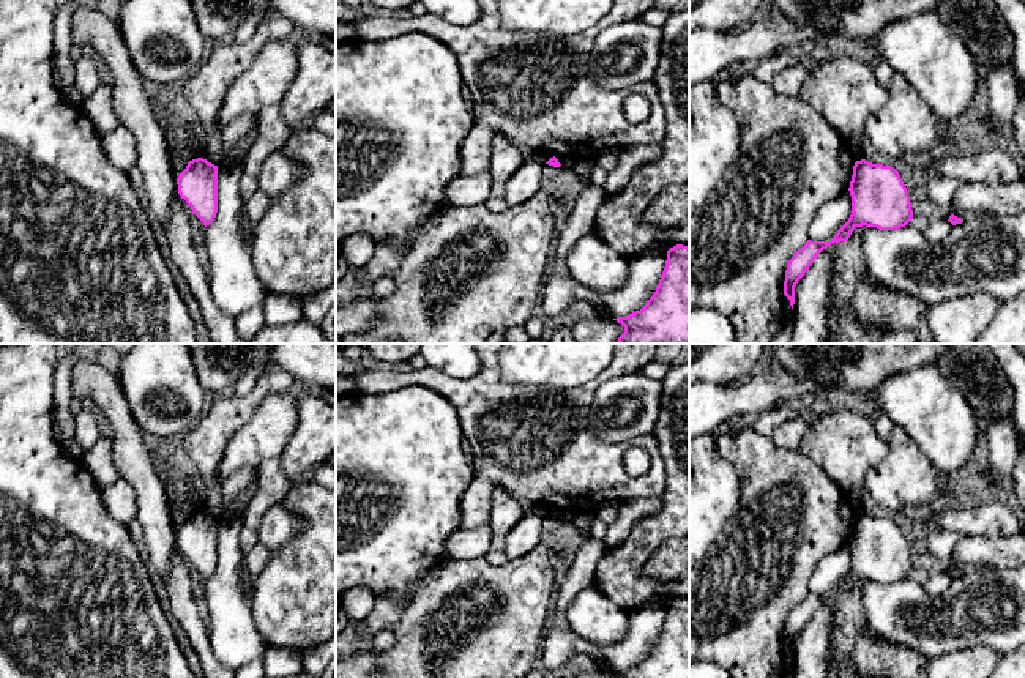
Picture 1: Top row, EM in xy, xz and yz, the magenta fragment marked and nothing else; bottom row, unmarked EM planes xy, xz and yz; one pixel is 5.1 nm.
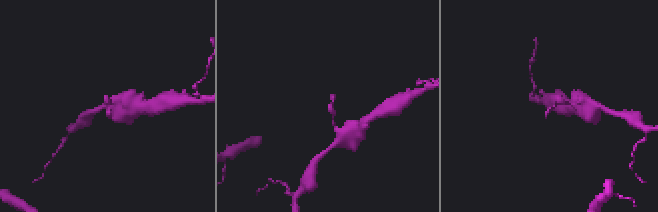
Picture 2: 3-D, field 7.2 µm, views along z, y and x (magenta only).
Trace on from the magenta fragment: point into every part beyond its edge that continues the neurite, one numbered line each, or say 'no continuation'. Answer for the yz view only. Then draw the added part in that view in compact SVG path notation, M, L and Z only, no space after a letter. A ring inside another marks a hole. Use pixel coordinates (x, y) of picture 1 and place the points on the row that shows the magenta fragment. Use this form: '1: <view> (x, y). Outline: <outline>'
no continuation

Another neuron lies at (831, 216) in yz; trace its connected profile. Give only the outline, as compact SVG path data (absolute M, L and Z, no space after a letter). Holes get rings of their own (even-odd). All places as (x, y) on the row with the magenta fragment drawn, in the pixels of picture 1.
M845 189L834 200L822 205L809 225L811 241L831 241L852 214L852 196Z

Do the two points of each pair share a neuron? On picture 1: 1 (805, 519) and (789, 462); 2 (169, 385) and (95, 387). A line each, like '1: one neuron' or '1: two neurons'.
1: one neuron
2: two neurons

